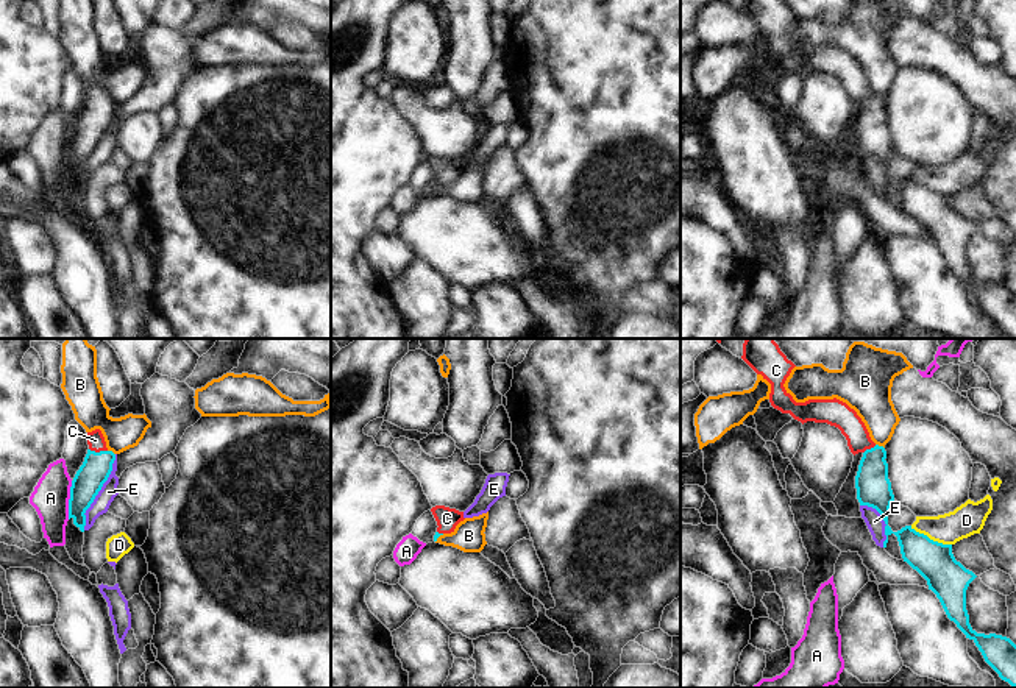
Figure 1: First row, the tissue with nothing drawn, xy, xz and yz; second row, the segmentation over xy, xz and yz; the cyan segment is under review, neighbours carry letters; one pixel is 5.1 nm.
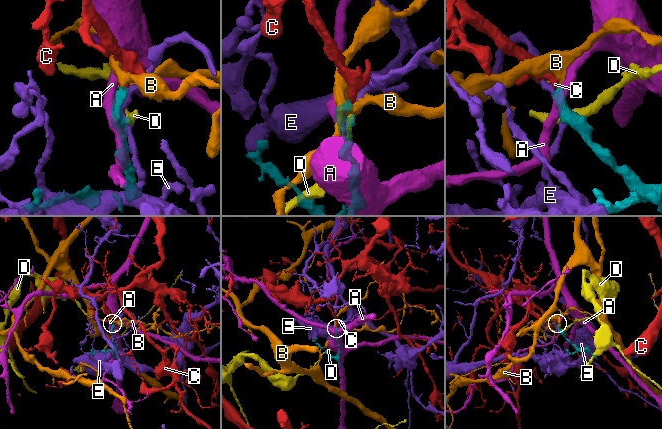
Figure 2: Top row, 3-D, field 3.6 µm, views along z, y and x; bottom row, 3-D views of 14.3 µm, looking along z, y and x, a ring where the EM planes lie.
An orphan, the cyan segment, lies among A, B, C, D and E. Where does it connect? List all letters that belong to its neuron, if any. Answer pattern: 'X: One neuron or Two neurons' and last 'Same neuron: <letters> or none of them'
A: Two neurons
B: Two neurons
C: One neuron
D: Two neurons
E: Two neurons
Same neuron: C

